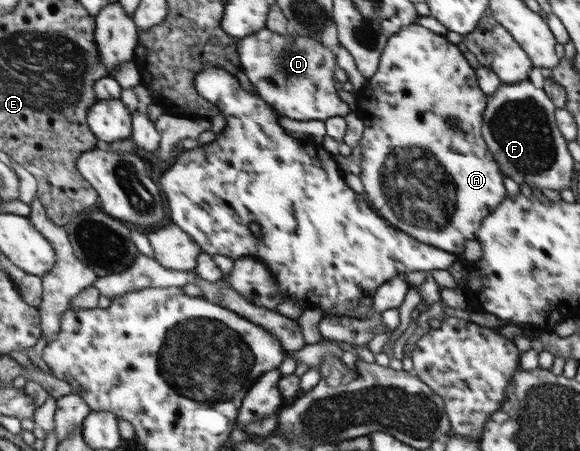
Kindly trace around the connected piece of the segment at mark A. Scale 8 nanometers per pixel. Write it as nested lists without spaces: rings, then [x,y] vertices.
[[[412,23],[401,26],[398,32],[388,38],[380,54],[376,72],[370,78],[365,79],[364,84],[358,90],[352,91],[356,101],[353,113],[363,124],[361,139],[358,142],[360,149],[359,178],[363,186],[363,194],[366,194],[367,200],[370,200],[375,206],[376,213],[383,217],[389,225],[404,231],[408,236],[415,237],[422,244],[432,245],[433,248],[456,256],[460,256],[464,252],[464,244],[468,244],[468,240],[475,240],[475,232],[482,220],[490,215],[507,196],[503,185],[504,174],[494,162],[492,153],[481,137],[480,127],[486,98],[484,98],[484,92],[478,90],[479,84],[476,84],[476,79],[474,70],[468,66],[468,62],[462,58],[462,54],[458,52],[458,48],[454,44],[442,36],[430,32],[423,25]]]

